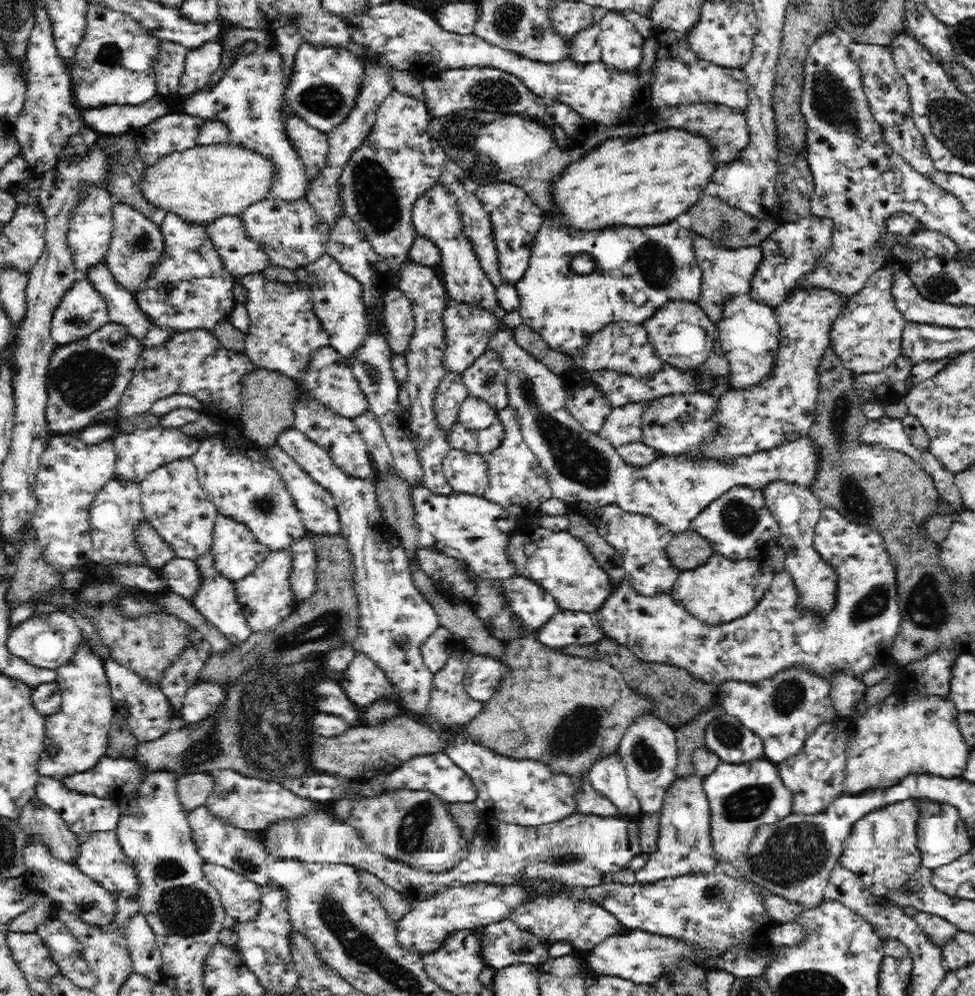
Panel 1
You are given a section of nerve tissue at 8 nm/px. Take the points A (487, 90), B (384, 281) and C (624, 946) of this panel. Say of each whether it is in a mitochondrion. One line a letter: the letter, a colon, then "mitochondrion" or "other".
A: mitochondrion
B: other
C: other

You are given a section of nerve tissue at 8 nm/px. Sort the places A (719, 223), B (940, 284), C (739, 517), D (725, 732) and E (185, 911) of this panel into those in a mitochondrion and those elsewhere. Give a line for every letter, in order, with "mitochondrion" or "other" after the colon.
A: mitochondrion
B: mitochondrion
C: mitochondrion
D: mitochondrion
E: mitochondrion

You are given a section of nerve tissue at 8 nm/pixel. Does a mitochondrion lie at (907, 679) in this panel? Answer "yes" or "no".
no

